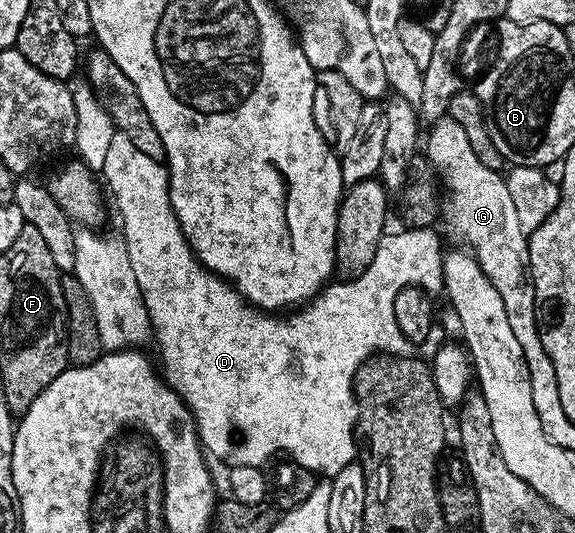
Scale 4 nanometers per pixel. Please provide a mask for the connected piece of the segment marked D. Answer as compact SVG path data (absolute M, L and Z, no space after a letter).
M115 133L100 175L101 178L106 178L106 183L110 186L111 193L114 194L114 203L118 206L118 215L122 218L122 232L120 232L120 235L126 244L128 261L132 261L132 273L136 273L136 285L140 285L142 300L148 309L153 342L158 342L158 351L162 354L161 374L169 383L170 388L184 400L186 408L194 416L194 426L205 454L210 457L215 455L216 458L223 459L226 465L230 467L239 467L240 465L262 467L269 455L274 455L277 451L287 451L298 462L297 466L299 468L313 471L319 477L332 477L336 473L340 473L340 469L344 469L350 463L355 462L354 447L356 451L358 402L354 400L354 374L362 368L362 364L366 360L375 358L379 353L386 357L406 357L411 354L412 344L410 340L402 336L396 325L394 302L396 301L396 293L400 293L400 289L405 287L419 287L421 291L425 291L431 297L437 296L437 291L439 294L443 290L442 257L444 251L434 229L430 227L411 227L401 229L402 231L396 232L395 235L390 235L391 233L383 234L380 245L376 249L376 257L372 257L372 265L368 265L368 269L364 269L359 275L347 278L345 281L338 281L342 283L331 282L325 290L316 295L301 309L287 314L290 315L287 319L278 319L282 317L274 313L259 311L257 307L247 303L241 293L227 280L223 279L221 275L215 275L214 272L199 263L190 246L186 244L186 238L180 229L176 213L172 209L172 201L169 200L169 177L165 166L159 160L140 153L140 150L132 145L128 136Z

